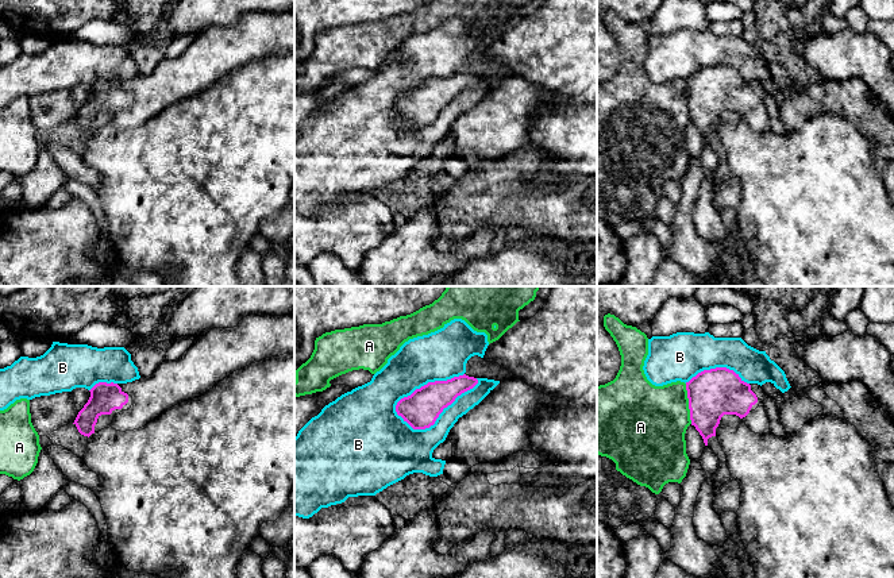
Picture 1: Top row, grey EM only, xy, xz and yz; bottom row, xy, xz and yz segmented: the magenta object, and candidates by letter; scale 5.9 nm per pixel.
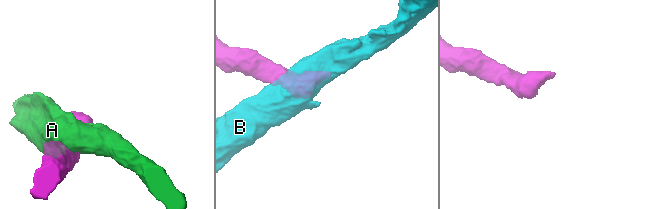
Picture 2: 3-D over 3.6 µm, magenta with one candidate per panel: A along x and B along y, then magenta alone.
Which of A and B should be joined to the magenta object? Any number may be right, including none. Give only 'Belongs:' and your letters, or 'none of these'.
Belongs: none of these

